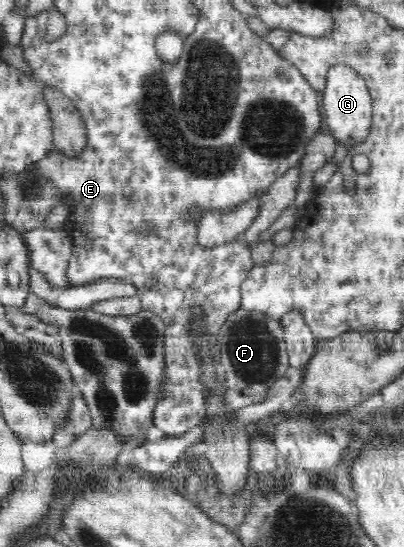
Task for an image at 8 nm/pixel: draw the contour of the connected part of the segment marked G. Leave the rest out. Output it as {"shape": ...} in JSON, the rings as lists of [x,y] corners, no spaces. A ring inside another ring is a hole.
{"shape":[[[338,63],[328,70],[321,99],[325,118],[327,118],[327,128],[331,130],[331,136],[337,139],[337,142],[352,147],[369,134],[372,125],[373,101],[365,80],[351,67]]]}

